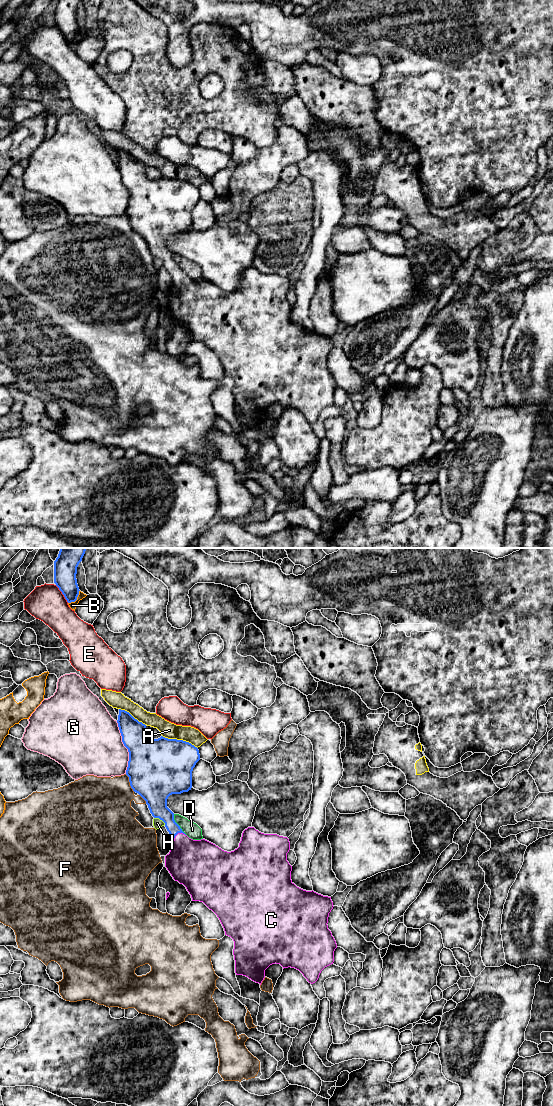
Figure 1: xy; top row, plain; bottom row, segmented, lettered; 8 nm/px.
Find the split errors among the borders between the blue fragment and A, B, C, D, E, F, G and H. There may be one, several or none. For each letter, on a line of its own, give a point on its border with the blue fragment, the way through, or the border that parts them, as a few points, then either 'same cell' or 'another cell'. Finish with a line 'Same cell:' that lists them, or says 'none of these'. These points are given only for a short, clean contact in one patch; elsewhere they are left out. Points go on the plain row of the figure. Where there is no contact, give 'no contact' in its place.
A: contact xy (180, 180); another cell
B: contact xy (76, 39); border xy (79, 30), (77, 38), (68, 43); another cell
C: contact xy (176, 274); way xy (158, 249), (168, 259), (176, 274), (189, 302); same cell
D: contact xy (177, 264); border xy (173, 254), (174, 261), (186, 274); another cell
E: contact xy (62, 33); another cell
F: contact xy (130, 223); another cell
G: contact xy (125, 186); another cell
H: contact xy (160, 259); another cell
Same cell: C

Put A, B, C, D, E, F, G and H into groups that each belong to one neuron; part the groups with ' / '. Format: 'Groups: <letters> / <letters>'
Groups: A / B / C / D / E / F / G / H

